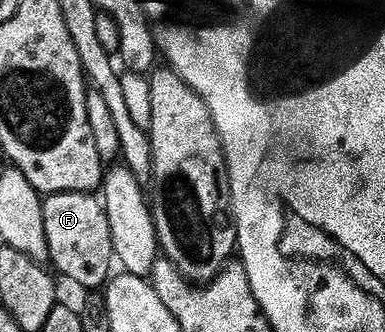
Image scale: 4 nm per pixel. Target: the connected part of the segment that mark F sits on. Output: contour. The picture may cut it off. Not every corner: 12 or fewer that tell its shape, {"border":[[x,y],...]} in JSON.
{"border":[[44,196],[48,262],[97,289],[114,262],[105,204]]}

